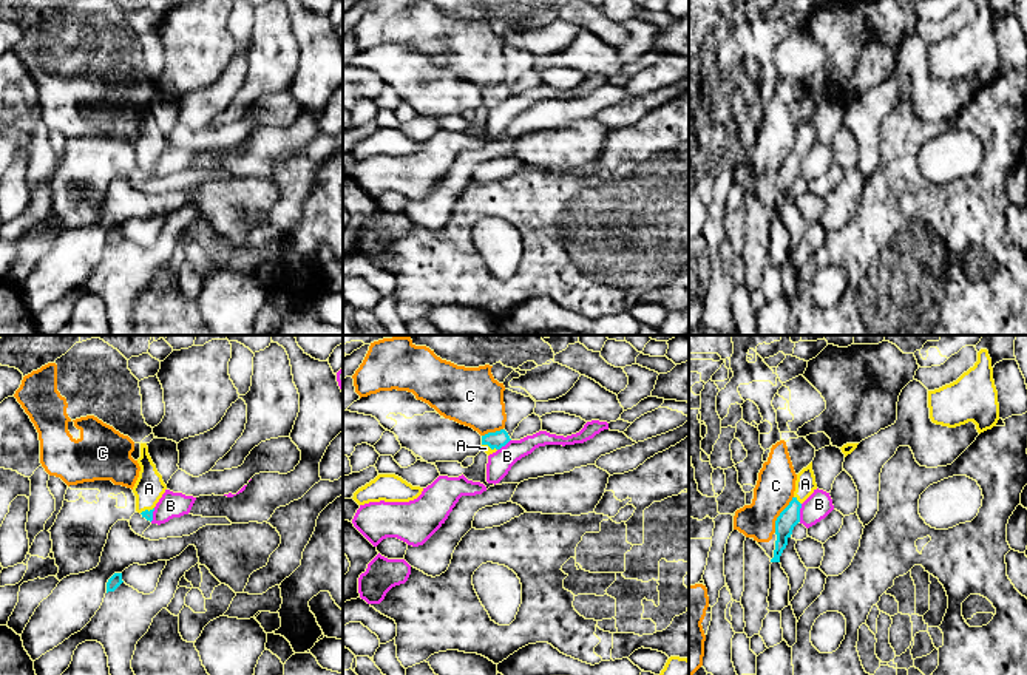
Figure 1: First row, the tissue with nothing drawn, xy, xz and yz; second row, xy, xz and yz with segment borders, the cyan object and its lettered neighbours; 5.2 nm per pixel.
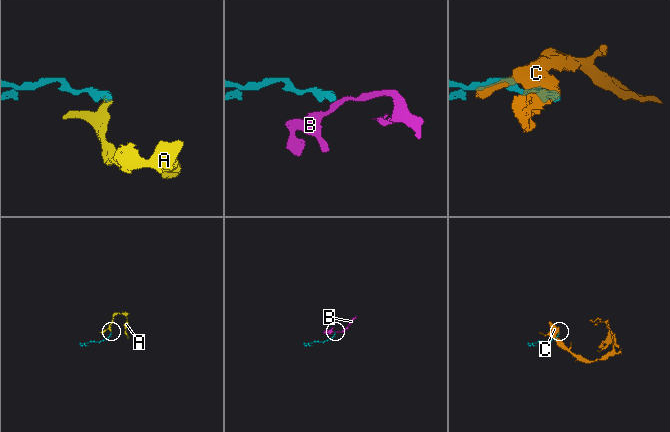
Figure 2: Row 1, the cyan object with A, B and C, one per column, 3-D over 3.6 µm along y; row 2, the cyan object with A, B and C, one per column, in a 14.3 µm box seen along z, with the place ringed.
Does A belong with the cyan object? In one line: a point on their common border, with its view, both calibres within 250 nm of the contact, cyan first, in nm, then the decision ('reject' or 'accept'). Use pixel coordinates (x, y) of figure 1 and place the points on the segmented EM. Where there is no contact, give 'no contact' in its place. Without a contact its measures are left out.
contact yz (797, 501); calibres 100 and 110 nm; accept

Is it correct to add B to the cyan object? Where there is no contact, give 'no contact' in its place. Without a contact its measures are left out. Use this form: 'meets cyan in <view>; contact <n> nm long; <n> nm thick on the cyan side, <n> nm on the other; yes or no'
meets cyan in yz; contact 100 nm long; 100 nm thick on the cyan side, 140 nm on the other; no

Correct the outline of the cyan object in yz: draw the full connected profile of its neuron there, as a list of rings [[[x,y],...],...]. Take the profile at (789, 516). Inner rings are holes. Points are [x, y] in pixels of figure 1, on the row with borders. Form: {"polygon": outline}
{"polygon": [[[812,462],[797,474],[794,497],[775,521],[775,550],[771,562],[780,562],[794,527],[800,522],[802,504],[817,490]]]}

